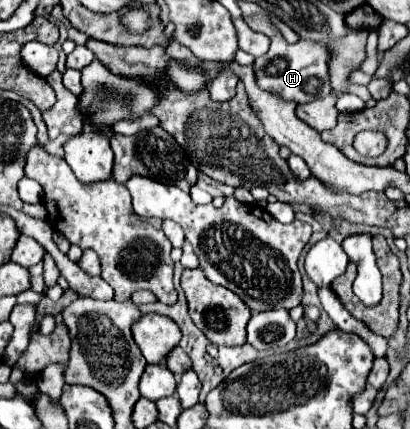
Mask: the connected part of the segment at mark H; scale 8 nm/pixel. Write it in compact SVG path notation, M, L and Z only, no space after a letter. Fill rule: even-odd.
M248 17L246 23L250 29L266 33L270 37L270 51L264 57L258 57L254 61L254 73L260 89L266 89L274 95L278 95L284 101L294 101L298 105L310 103L318 97L326 97L330 93L330 79L328 79L328 59L330 53L322 43L300 39L298 43L286 43L278 29L270 23L268 17Z

